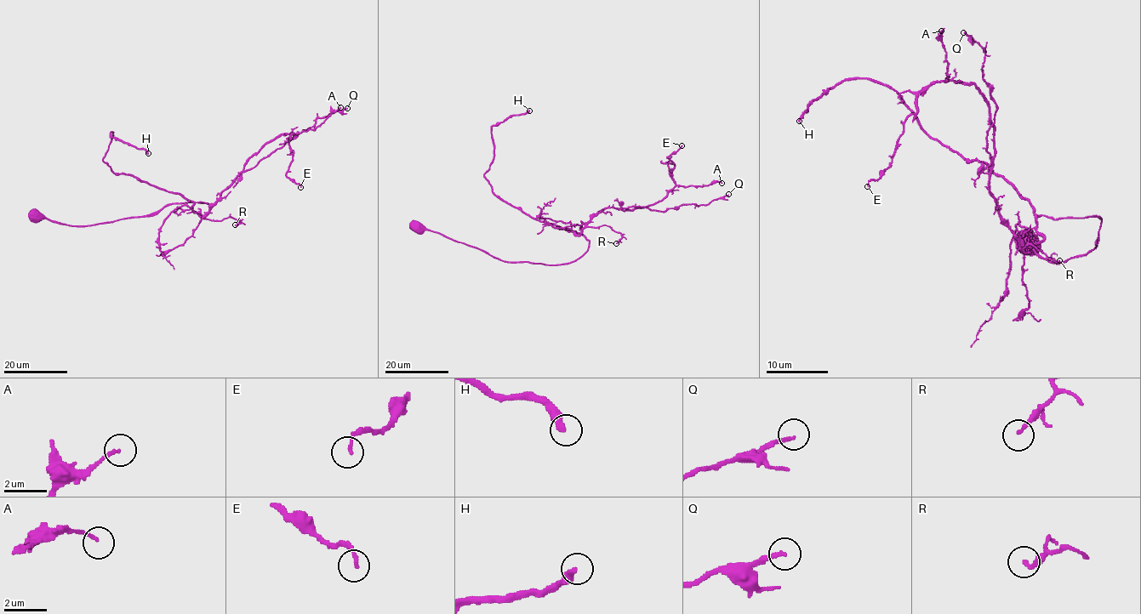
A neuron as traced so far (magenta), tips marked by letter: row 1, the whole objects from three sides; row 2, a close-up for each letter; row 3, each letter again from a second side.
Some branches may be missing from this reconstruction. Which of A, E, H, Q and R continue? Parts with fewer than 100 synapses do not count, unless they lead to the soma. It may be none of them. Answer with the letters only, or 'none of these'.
H

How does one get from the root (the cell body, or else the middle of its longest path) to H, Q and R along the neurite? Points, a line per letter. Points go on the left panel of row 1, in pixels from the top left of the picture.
H: (37, 218), (91, 225), (156, 214), (174, 203), (208, 203), (116, 174), (103, 160), (111, 132), (148, 153)
Q: (37, 218), (91, 225), (208, 203), (196, 201), (203, 218), (238, 175), (347, 108)
R: (37, 218), (91, 225), (202, 201), (192, 209), (203, 218), (231, 217), (235, 224)

